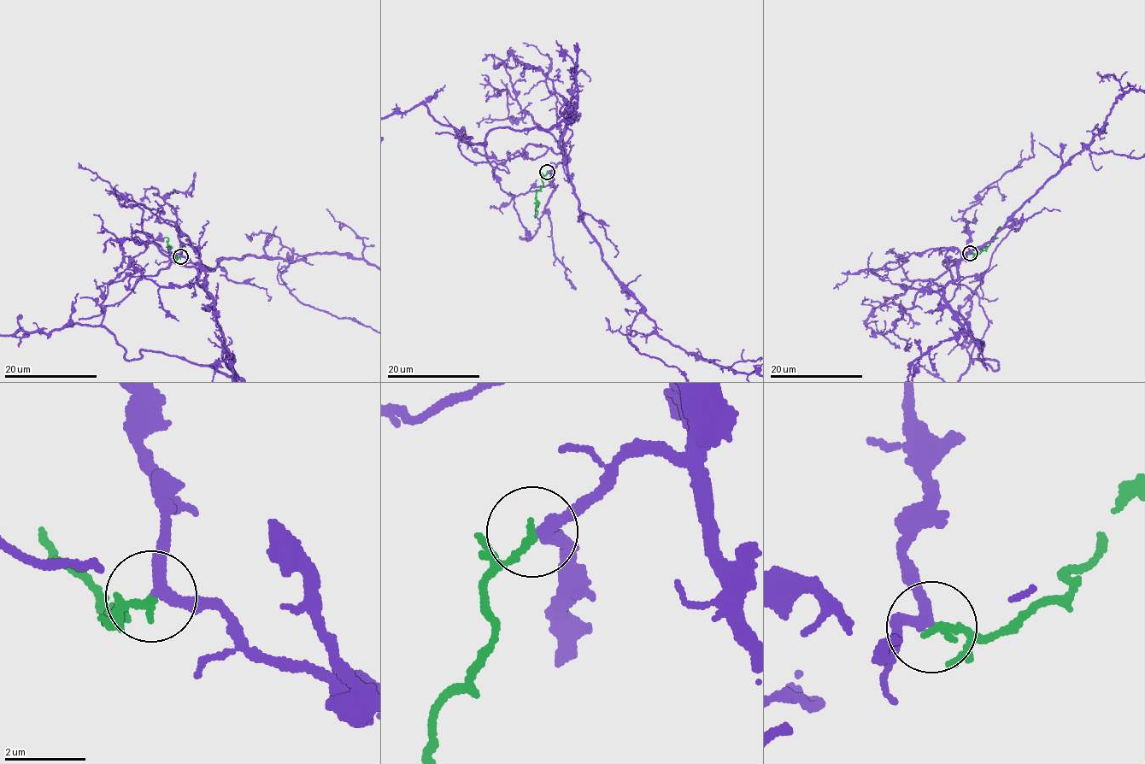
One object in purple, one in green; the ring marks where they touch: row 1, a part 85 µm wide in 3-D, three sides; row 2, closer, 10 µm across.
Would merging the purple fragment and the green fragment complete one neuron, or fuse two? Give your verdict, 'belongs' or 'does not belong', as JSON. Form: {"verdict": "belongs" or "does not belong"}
{"verdict": "belongs"}

